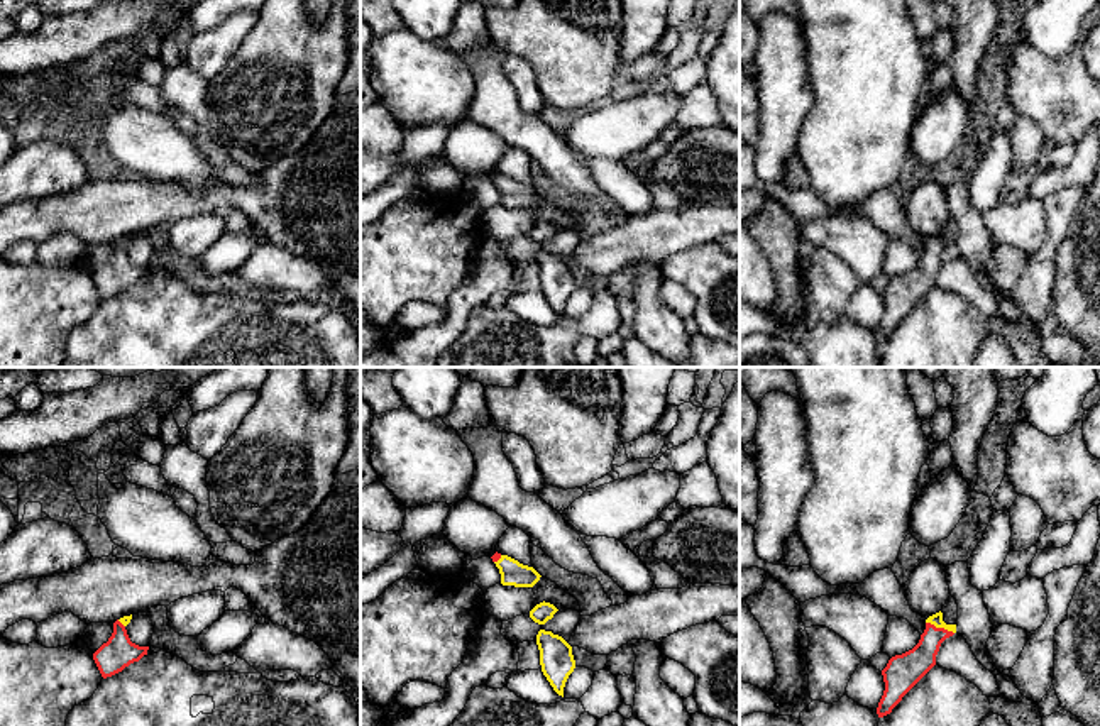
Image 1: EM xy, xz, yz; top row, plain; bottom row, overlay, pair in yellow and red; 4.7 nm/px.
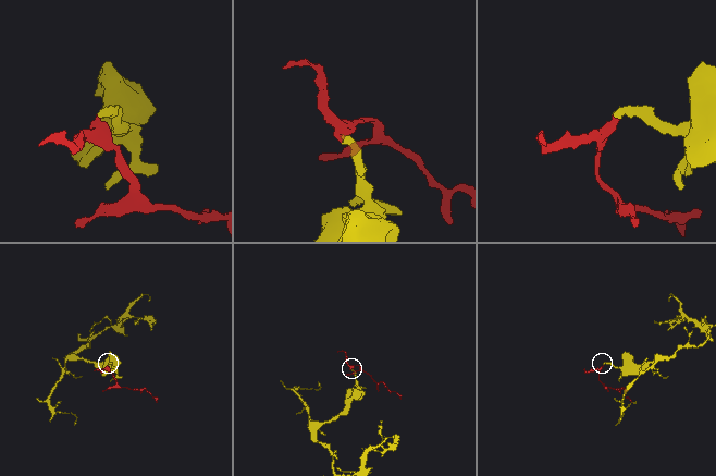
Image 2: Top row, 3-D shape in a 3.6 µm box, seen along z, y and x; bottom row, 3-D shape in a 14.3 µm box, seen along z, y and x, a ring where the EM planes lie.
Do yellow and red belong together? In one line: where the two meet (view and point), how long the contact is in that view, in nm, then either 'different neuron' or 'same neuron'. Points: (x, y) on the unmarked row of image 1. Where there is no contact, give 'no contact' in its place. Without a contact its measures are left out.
yz (940, 247) | 150 nm | same neuron

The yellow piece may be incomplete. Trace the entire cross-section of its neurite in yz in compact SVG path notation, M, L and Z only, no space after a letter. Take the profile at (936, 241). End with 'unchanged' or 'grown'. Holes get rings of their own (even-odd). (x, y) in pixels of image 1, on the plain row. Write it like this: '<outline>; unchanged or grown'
M939 232L926 240L926 250L912 271L888 281L882 291L885 311L877 328L878 338L890 335L902 318L936 286L941 264L954 254L956 245L946 245Z; grown

